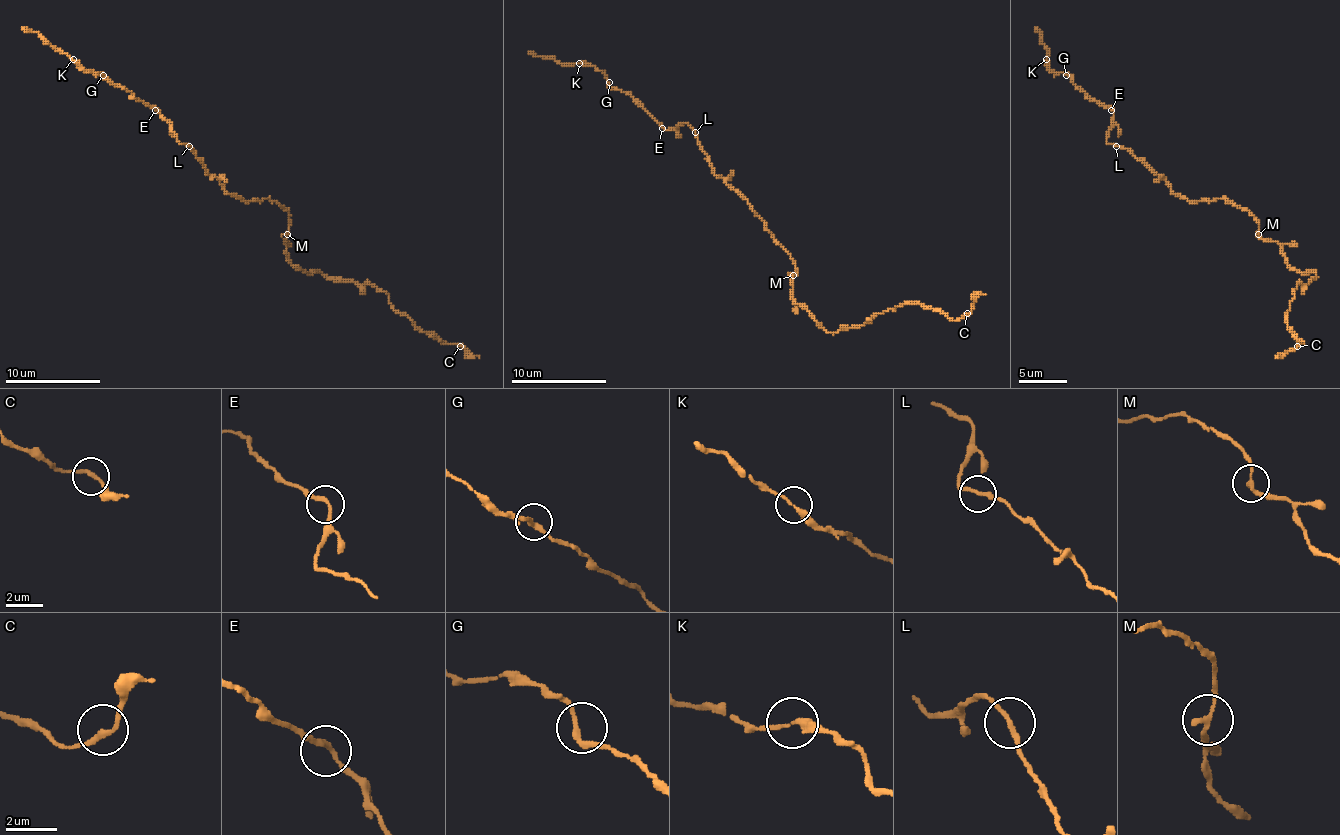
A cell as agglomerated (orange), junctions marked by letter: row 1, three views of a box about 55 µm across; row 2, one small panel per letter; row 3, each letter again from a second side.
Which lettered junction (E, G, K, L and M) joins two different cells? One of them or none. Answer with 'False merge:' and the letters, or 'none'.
False merge: none

